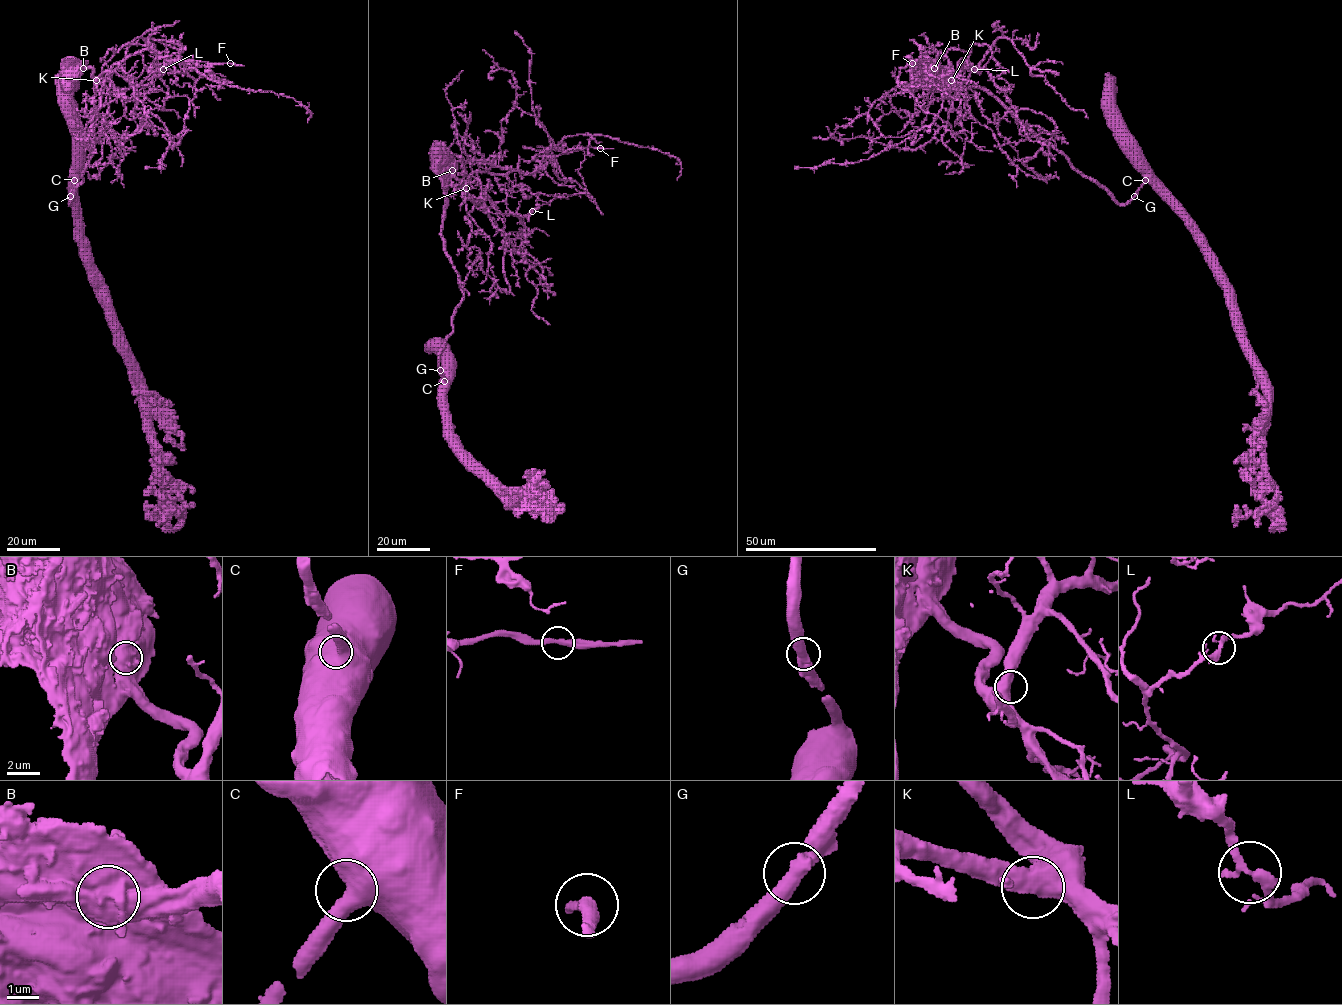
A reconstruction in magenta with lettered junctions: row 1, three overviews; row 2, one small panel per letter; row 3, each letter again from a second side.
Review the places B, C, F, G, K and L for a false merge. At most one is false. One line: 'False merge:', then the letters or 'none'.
False merge: B

